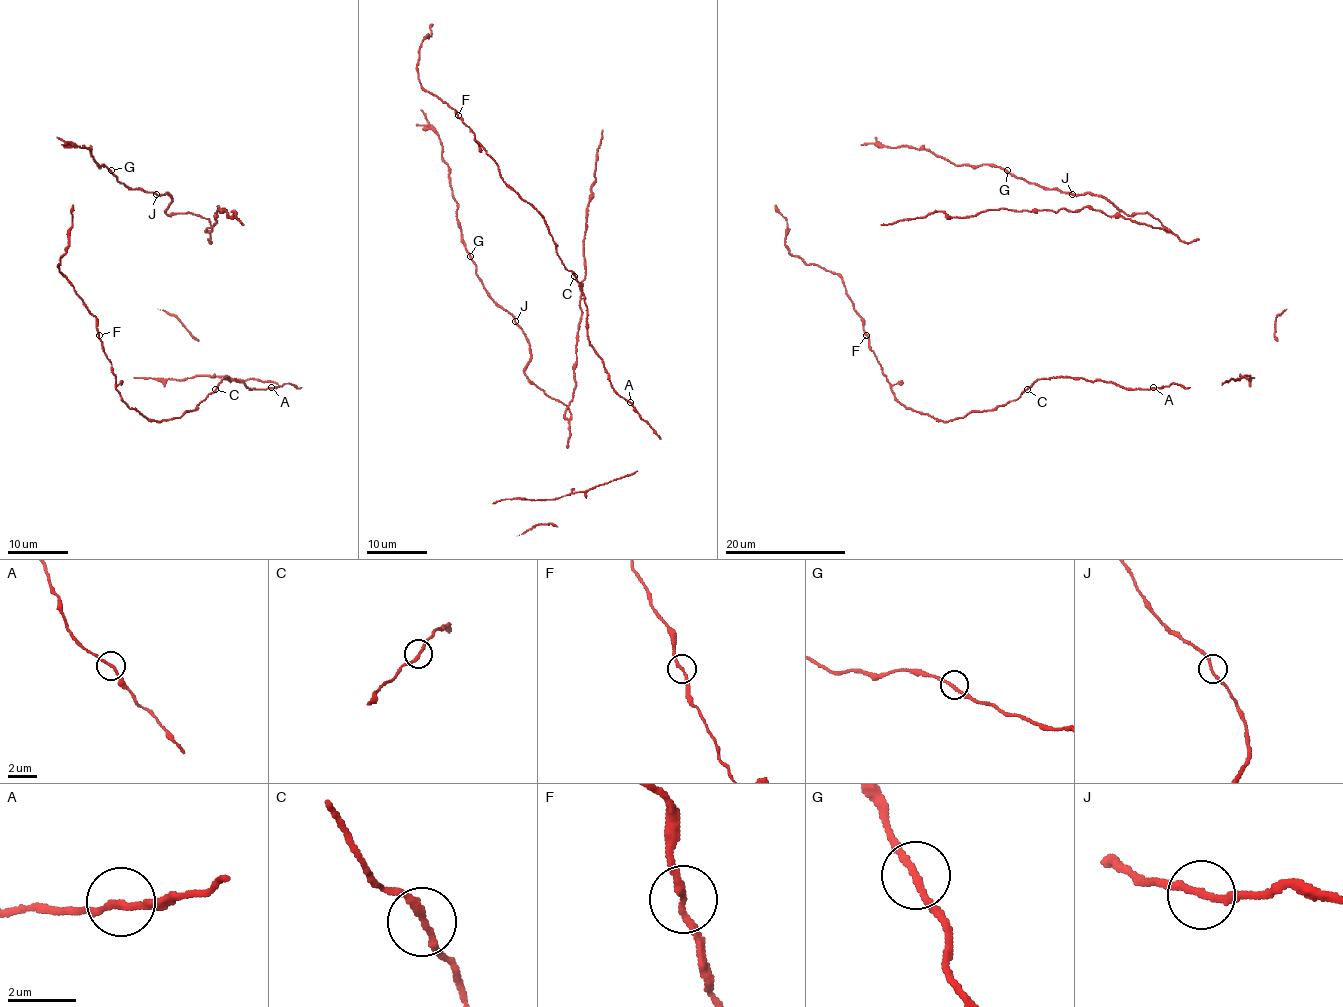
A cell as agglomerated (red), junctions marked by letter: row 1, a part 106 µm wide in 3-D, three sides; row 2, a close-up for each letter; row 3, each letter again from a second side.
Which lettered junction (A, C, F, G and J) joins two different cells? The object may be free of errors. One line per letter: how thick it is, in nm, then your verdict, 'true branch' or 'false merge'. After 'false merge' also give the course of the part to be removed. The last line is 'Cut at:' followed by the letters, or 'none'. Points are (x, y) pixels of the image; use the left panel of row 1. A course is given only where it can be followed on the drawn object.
A: 190 nm thick; true branch
C: 200 nm thick; true branch
F: 200 nm thick; true branch
G: 200 nm thick; true branch
J: 200 nm thick; true branch
Cut at: none

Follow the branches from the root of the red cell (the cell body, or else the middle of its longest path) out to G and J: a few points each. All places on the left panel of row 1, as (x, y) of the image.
G: (63, 145), (73, 143), (90, 149), (99, 166), (111, 170)
J: (63, 145), (73, 143), (90, 149), (98, 164), (108, 169), (120, 182), (156, 194)

